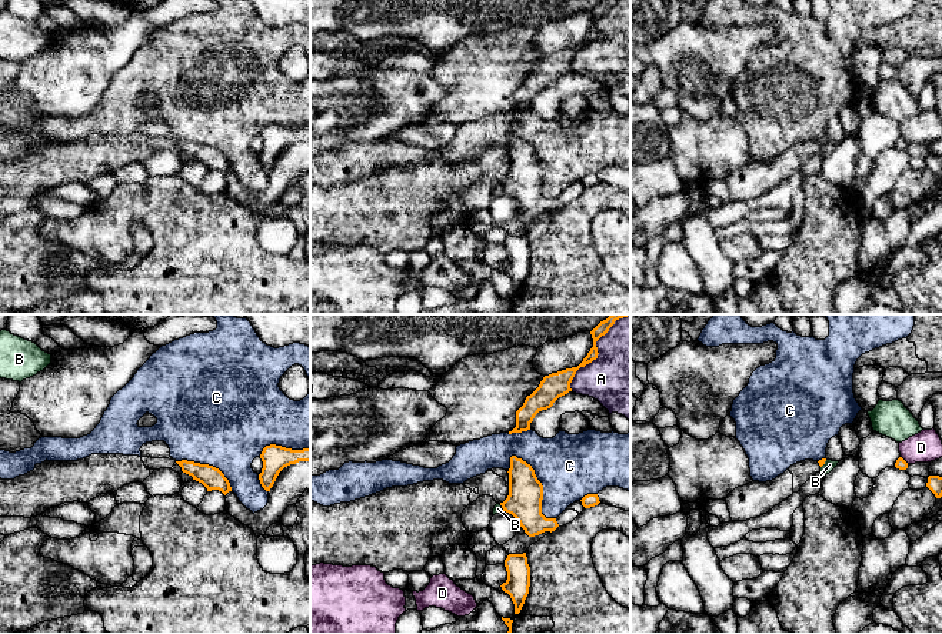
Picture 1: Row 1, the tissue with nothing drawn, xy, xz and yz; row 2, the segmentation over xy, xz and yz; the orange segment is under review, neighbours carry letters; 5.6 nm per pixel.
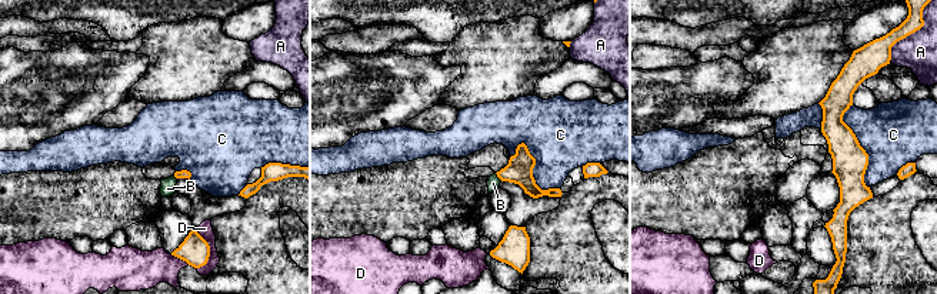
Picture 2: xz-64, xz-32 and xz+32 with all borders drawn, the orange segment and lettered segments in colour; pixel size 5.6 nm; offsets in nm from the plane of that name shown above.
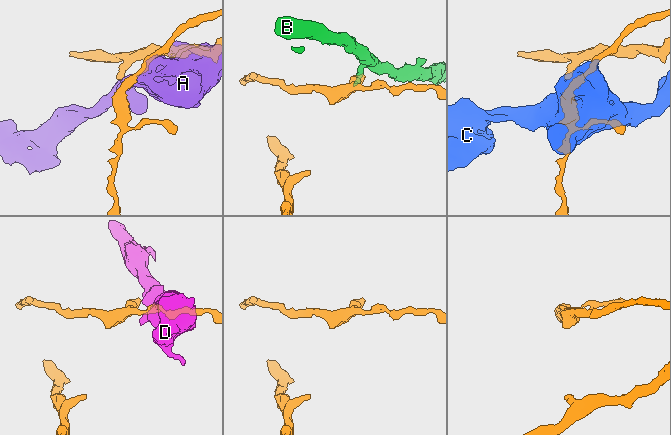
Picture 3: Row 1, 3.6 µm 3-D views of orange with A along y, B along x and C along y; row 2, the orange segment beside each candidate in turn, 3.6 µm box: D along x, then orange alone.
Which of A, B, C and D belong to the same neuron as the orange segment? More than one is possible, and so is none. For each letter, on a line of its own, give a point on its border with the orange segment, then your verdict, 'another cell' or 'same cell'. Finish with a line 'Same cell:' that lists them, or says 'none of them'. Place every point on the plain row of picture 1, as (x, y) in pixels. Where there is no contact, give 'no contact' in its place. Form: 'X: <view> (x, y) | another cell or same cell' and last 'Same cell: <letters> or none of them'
A: xz (595, 39) | another cell
B: yz (824, 143) | another cell
C: xz (542, 167) | another cell
D: yz (904, 140) | another cell
Same cell: none of them

